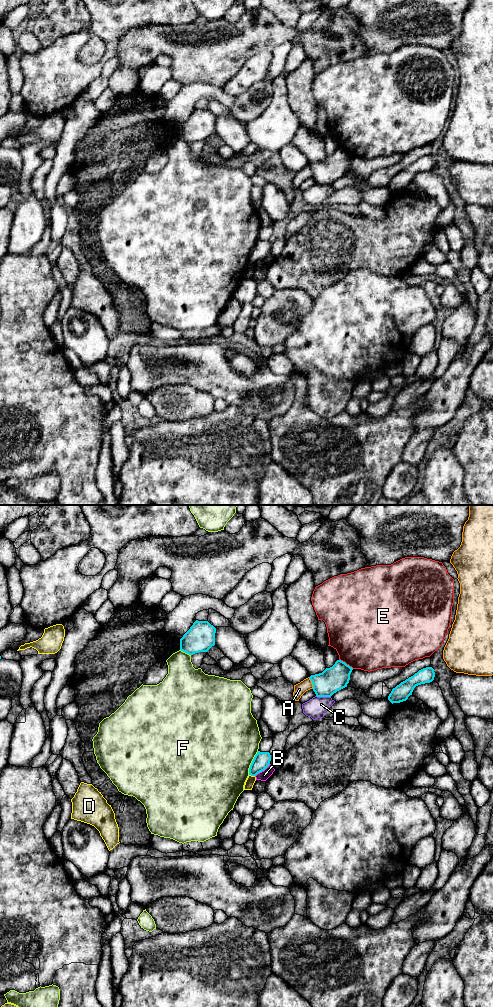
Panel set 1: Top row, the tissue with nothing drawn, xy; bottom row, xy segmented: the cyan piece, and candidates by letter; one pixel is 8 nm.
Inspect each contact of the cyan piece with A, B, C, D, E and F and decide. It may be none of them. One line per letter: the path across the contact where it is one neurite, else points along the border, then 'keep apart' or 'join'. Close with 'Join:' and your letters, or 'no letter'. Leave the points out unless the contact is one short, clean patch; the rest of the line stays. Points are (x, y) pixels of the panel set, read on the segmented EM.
A: keep apart
B: along xy (269, 763), (255, 776) | keep apart
C: keep apart
D: keep apart
E: keep apart
F: keep apart
Join: no letter

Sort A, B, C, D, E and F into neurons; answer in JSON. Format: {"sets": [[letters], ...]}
{"sets": [["A"], ["B"], ["C"], ["D"], ["E"], ["F"]]}

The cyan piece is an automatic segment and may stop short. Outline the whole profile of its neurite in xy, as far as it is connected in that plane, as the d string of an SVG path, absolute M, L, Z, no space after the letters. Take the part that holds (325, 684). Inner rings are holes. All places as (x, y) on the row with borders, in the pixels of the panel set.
M341 660L326 668L322 673L311 675L313 691L317 697L331 697L337 691L347 687L353 668Z

